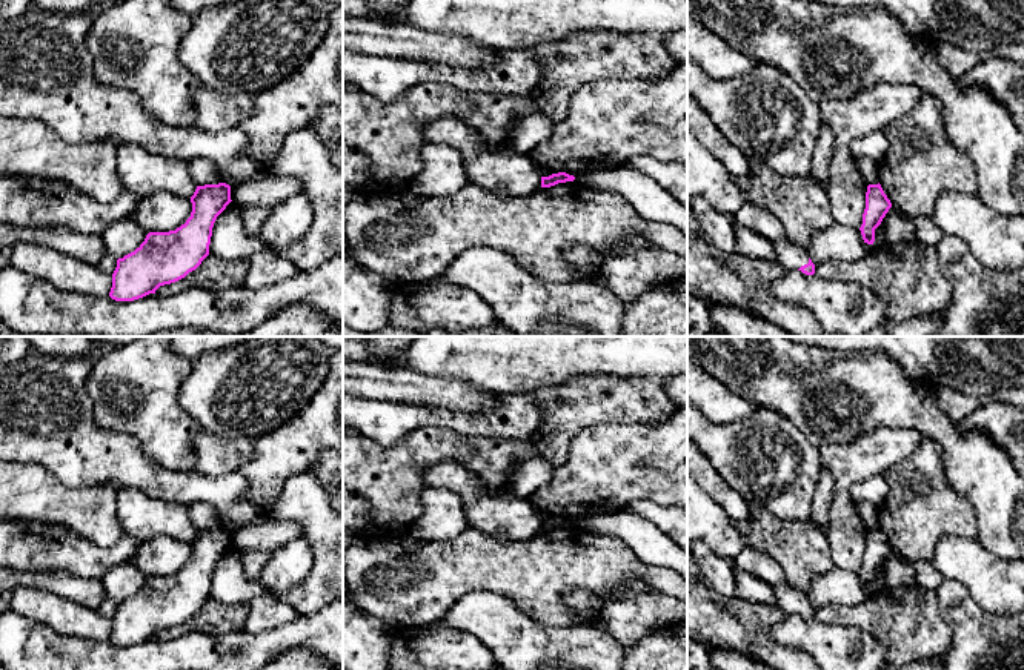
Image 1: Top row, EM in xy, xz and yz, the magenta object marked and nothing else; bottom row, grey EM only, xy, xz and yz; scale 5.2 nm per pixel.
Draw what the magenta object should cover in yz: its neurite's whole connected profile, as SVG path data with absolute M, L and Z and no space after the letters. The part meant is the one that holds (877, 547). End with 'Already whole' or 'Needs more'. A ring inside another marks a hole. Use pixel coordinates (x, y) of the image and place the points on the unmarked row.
M869 529L866 536L863 569L859 572L864 587L873 589L875 573L881 569L890 552L892 547L884 538L881 529Z. Already whole

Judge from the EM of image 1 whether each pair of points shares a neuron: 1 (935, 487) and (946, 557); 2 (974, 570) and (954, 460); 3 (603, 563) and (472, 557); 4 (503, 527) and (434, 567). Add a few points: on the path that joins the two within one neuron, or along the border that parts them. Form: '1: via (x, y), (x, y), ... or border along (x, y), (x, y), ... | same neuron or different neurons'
1: border along (975, 538), (943, 535), (929, 560) | different neurons
2: border along (977, 538), (992, 553), (1007, 560) | different neurons
3: via (571, 563), (505, 563) | same neuron
4: border along (469, 526), (498, 540), (523, 543) | different neurons

